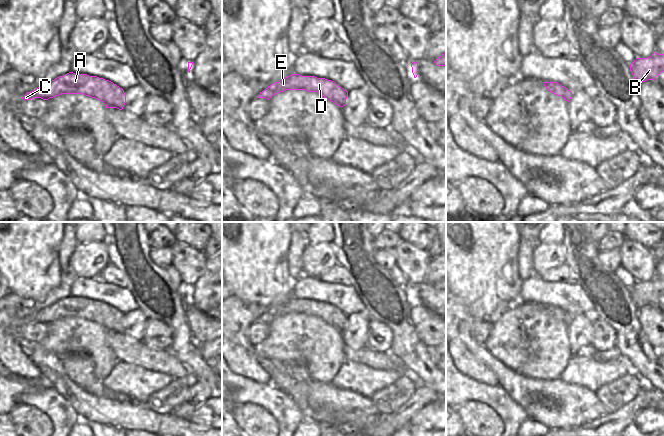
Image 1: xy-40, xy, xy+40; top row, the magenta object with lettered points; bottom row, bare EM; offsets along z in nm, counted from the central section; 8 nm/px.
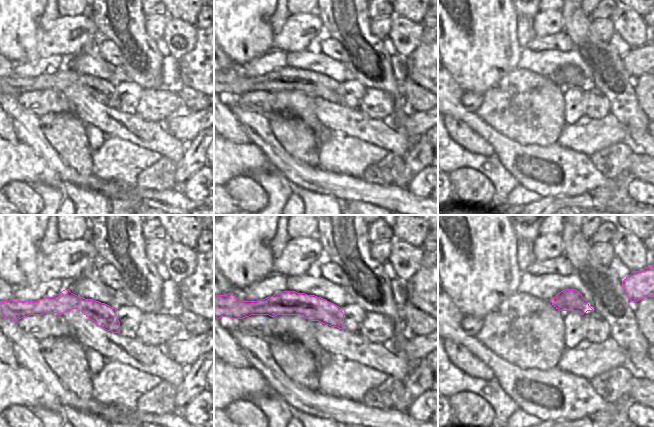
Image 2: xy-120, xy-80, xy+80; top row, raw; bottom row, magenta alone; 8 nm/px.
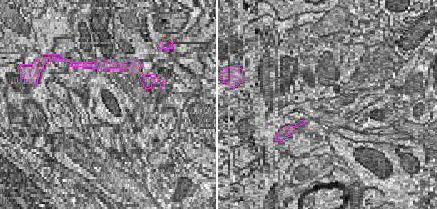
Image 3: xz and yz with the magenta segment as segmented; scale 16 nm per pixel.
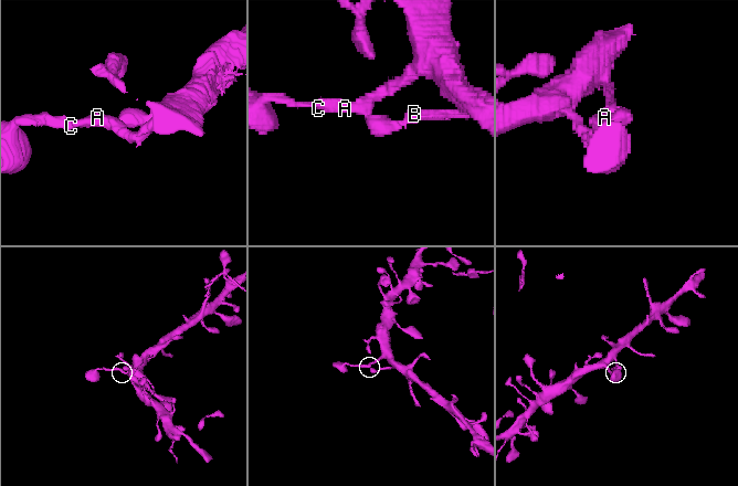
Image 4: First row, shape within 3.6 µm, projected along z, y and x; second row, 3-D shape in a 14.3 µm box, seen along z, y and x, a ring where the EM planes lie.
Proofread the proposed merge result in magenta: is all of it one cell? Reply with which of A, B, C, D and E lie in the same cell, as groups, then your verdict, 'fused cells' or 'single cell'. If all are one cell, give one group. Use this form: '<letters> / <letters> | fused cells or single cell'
A B C D E | single cell

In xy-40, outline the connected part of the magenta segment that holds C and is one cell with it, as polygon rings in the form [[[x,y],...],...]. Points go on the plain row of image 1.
[[[69,296],[47,306],[31,316],[27,316],[22,323],[31,324],[41,322],[48,324],[61,318],[83,318],[95,322],[106,329],[106,332],[122,334],[126,327],[124,314],[109,304],[87,298]]]

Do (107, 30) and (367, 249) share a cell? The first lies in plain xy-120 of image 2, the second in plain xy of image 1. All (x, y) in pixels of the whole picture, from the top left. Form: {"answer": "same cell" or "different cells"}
{"answer": "same cell"}

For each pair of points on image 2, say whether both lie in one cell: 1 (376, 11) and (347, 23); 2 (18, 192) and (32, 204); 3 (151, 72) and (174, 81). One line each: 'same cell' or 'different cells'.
1: different cells
2: same cell
3: different cells

